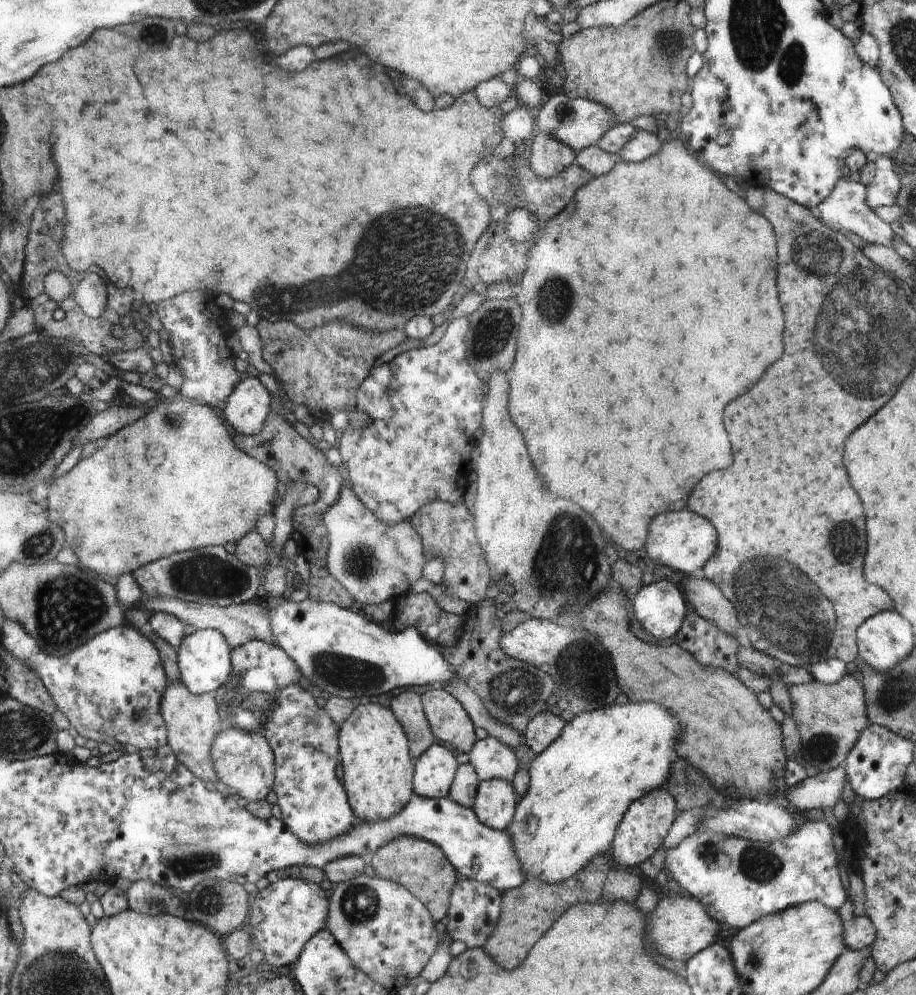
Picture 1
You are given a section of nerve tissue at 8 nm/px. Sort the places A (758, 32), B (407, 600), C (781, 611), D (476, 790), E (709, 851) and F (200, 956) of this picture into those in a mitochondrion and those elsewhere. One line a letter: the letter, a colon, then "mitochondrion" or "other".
A: mitochondrion
B: other
C: mitochondrion
D: other
E: mitochondrion
F: other

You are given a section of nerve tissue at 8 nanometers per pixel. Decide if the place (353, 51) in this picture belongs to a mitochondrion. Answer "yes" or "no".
no

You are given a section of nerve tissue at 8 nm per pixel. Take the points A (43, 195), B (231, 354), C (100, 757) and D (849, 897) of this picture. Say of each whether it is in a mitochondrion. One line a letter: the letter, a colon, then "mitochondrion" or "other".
A: other
B: other
C: other
D: other

